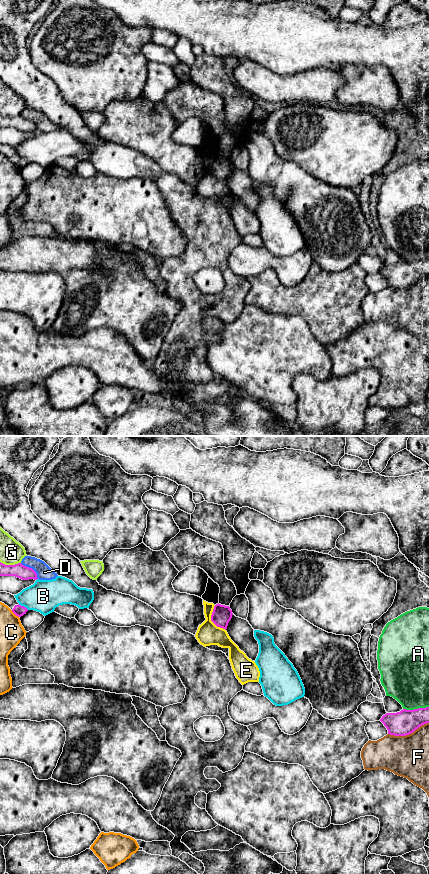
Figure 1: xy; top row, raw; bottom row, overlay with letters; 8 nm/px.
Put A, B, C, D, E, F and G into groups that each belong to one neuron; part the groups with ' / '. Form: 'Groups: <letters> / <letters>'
Groups: A / B / C / D / E / F / G

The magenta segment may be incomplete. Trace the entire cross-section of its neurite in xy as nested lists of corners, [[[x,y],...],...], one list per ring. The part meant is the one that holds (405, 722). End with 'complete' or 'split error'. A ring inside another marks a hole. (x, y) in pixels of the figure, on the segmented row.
[[[429,707],[386,713],[380,721],[387,728],[388,734],[406,736],[413,733],[420,726],[429,723]]]; complete

